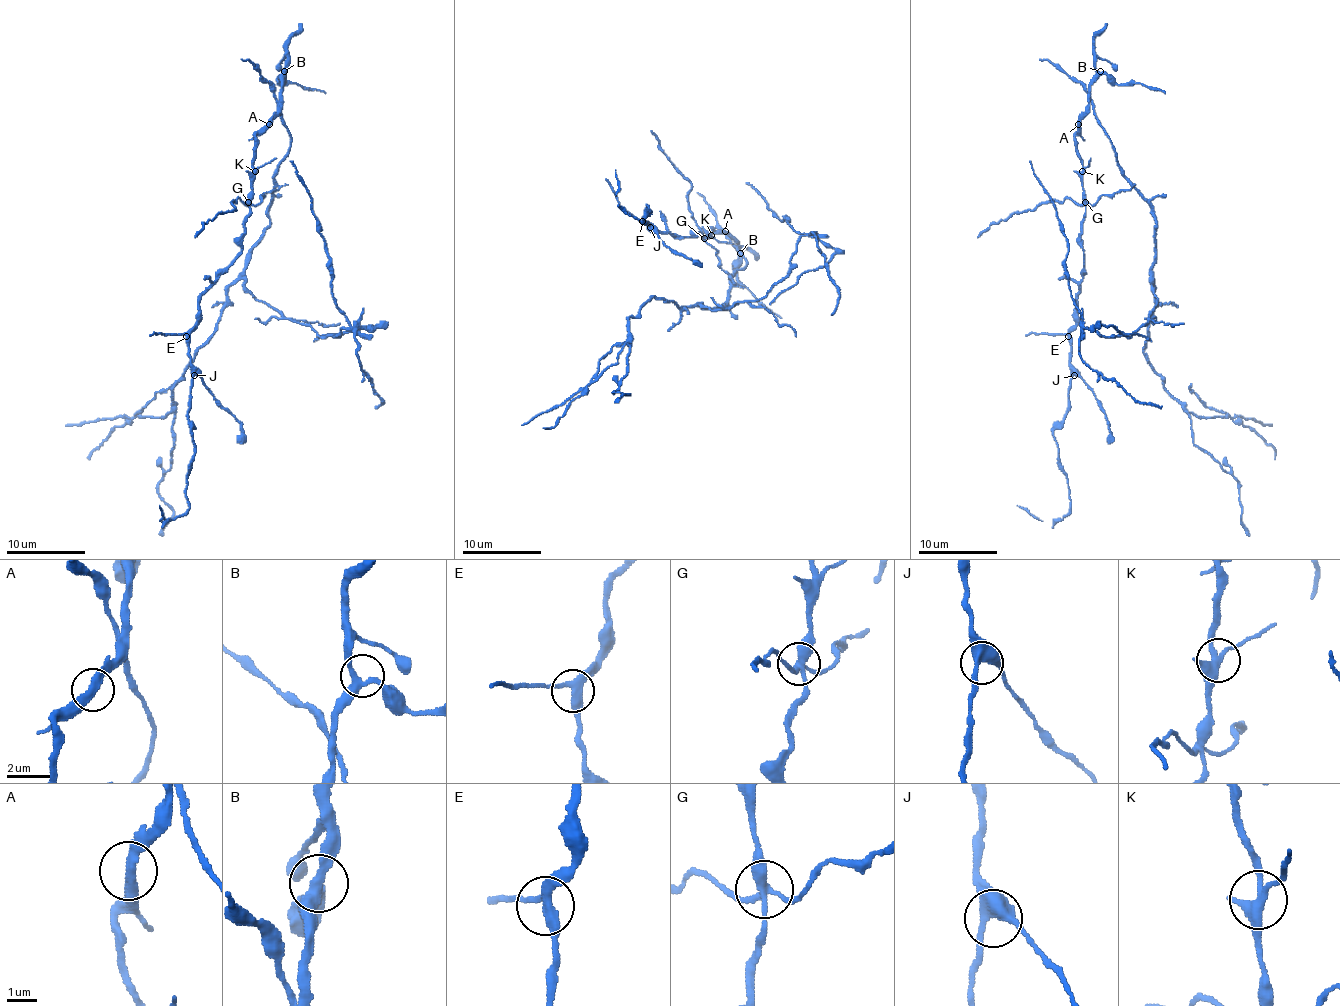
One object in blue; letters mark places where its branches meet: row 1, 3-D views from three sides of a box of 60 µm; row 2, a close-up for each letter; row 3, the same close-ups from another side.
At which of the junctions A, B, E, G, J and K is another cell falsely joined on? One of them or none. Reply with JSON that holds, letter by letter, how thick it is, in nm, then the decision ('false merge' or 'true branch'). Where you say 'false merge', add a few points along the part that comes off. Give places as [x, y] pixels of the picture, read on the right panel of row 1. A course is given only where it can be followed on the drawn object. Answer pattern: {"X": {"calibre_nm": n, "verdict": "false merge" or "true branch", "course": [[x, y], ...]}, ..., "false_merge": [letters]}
{"A": {"calibre_nm": 320, "verdict": "true branch"}, "B": {"calibre_nm": 300, "verdict": "true branch"}, "E": {"calibre_nm": 300, "verdict": "true branch"}, "G": {"calibre_nm": 300, "verdict": "false merge", "course": [[1086, 203], [1133, 187], [1156, 222], [1156, 305], [1131, 336], [1080, 326], [1068, 240], [1029, 161]]}, "J": {"calibre_nm": 440, "verdict": "true branch"}, "K": {"calibre_nm": 320, "verdict": "true branch"}, "false_merge": ["G"]}

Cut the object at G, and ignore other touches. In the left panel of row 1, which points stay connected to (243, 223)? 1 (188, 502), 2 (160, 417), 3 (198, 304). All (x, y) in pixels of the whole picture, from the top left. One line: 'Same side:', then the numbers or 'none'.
Same side: 1, 3

